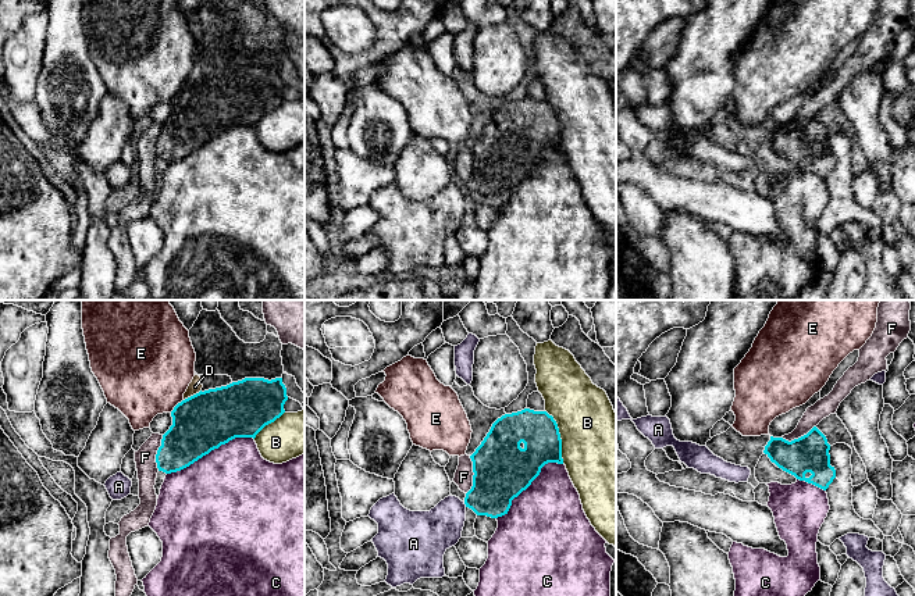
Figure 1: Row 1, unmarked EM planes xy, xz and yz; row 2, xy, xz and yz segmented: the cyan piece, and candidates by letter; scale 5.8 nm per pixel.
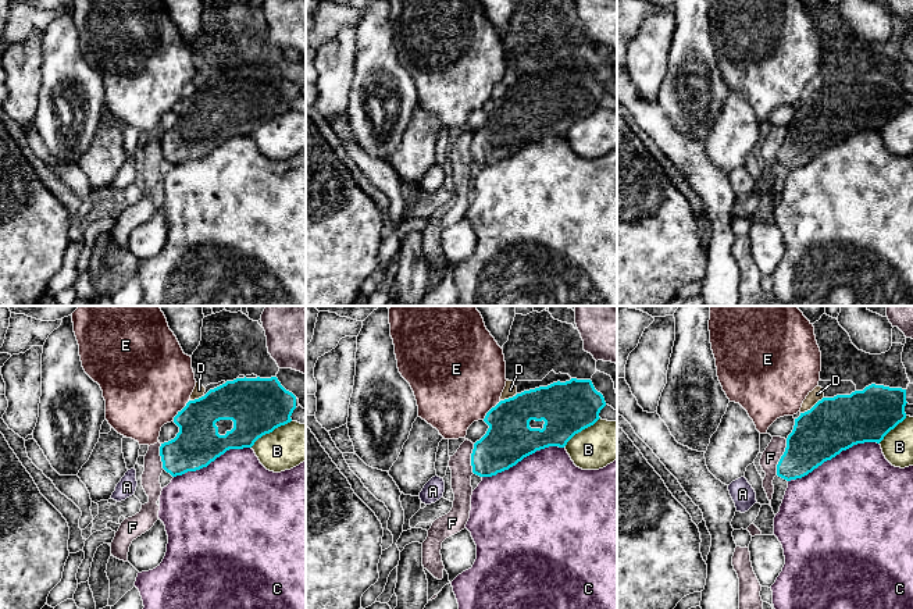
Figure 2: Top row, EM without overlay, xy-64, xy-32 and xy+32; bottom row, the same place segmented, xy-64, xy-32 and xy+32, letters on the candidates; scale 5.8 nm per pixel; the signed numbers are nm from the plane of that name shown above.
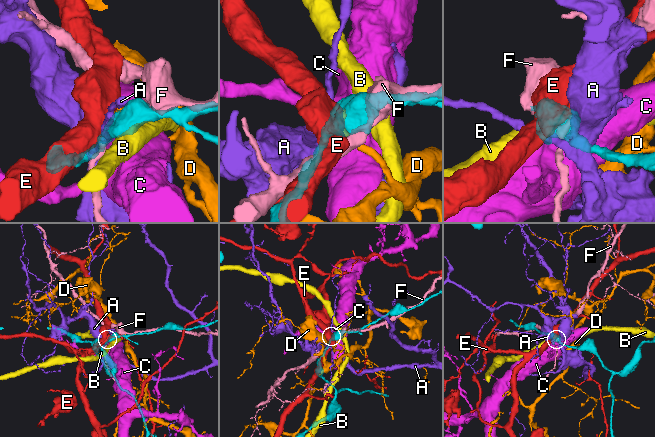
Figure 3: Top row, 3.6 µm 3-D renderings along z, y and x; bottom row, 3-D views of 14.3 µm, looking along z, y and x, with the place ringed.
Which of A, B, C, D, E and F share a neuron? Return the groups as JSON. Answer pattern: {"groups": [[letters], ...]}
{"groups": [["A"], ["B"], ["C"], ["D"], ["E"], ["F"]]}

